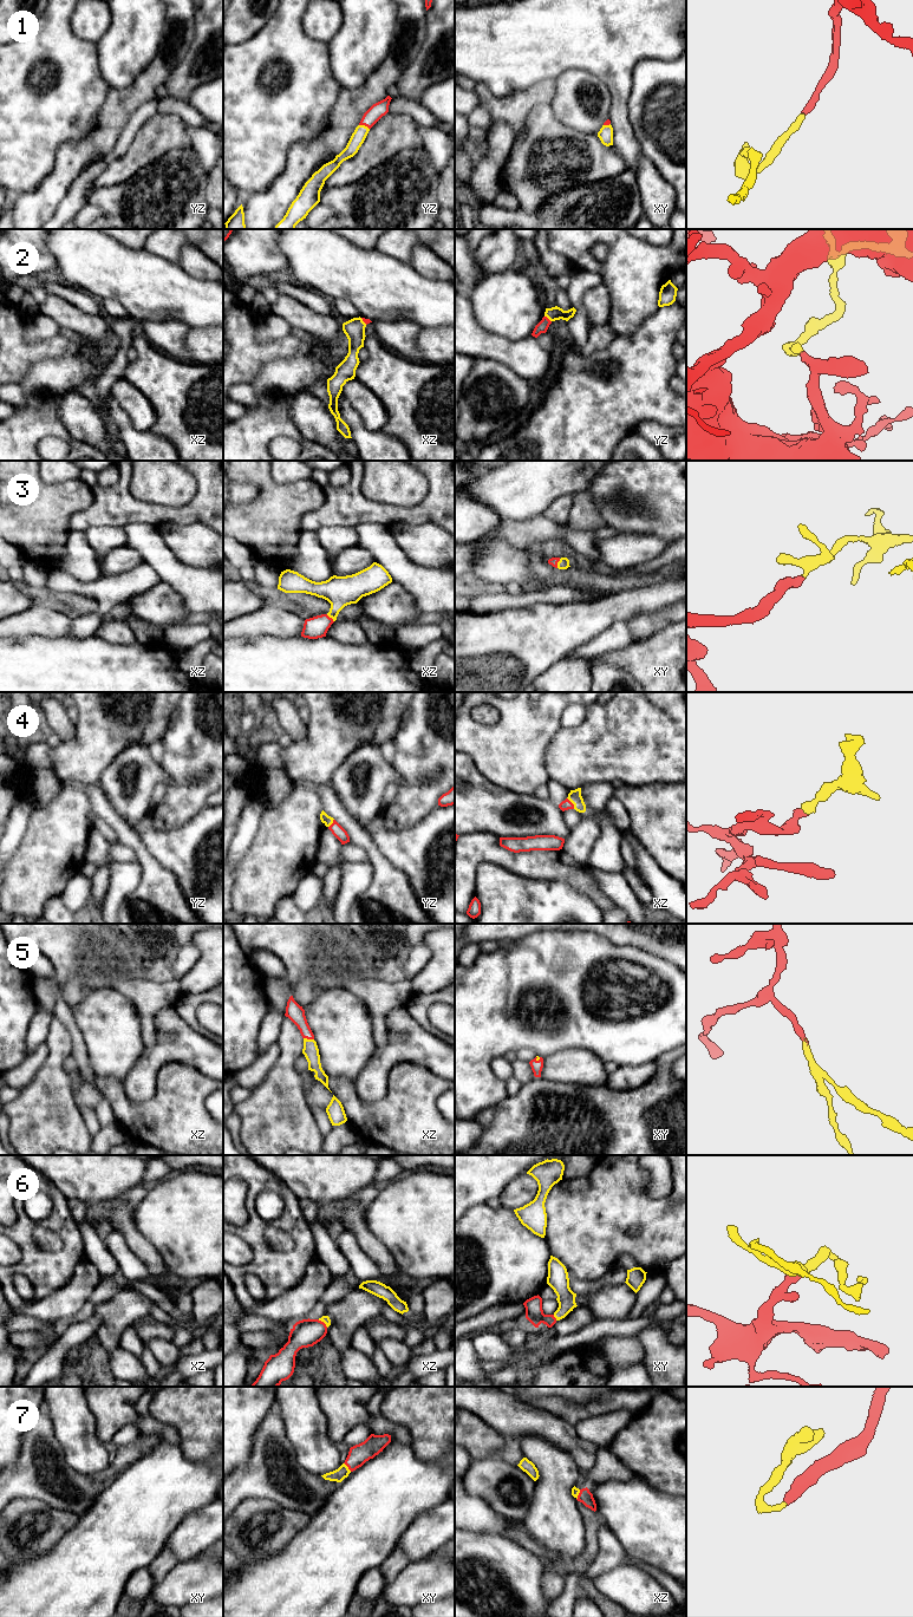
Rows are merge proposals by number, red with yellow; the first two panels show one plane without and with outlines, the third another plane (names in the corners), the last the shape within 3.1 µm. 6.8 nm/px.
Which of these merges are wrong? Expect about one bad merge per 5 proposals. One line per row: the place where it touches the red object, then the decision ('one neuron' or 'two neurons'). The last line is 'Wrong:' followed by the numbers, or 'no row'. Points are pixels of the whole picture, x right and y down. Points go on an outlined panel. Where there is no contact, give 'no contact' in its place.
1: contact yz (364, 124); one neuron
2: contact yz (548, 319); one neuron
3: contact xy (556, 564); one neuron
4: contact xz (572, 803); one neuron
5: contact xz (308, 1038); one neuron
6: contact xy (554, 1317); one neuron
7: contact xy (347, 1466); one neuron
Wrong: no row

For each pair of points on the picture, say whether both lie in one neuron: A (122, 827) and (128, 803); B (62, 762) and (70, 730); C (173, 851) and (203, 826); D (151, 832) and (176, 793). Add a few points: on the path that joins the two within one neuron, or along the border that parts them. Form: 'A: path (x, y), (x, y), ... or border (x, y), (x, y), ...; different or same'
A: border (106, 797), (112, 809), (131, 828); different
B: border (76, 725), (73, 736), (62, 742); different
C: path (180, 849), (196, 833); same
D: border (151, 814), (160, 830), (182, 825); different

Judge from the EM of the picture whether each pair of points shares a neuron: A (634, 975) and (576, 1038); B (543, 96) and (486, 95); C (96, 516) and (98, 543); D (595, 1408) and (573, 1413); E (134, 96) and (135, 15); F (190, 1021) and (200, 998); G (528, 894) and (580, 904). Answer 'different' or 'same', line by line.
A: same
B: same
C: different
D: same
E: different
F: same
G: same

